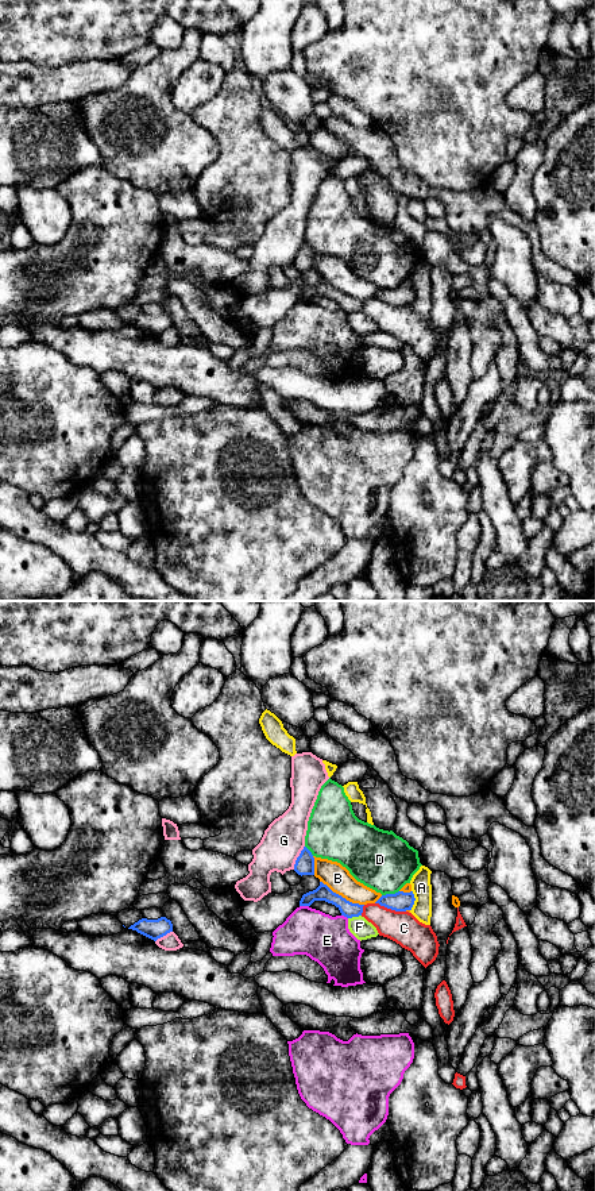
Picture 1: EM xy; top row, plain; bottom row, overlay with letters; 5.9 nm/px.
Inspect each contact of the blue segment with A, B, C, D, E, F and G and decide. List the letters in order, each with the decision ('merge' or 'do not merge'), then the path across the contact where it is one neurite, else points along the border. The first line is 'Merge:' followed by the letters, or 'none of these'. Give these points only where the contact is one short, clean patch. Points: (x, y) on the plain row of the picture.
Merge: none of these
A: do not merge | along xy (412, 285), (414, 299), (410, 305)
B: do not merge
C: do not merge
D: do not merge
E: do not merge
F: do not merge | along xy (360, 309), (348, 313)
G: do not merge

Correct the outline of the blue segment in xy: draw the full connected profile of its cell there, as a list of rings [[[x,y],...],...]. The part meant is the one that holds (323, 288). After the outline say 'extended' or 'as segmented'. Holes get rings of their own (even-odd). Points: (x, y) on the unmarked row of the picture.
[[[320,277],[320,281],[302,290],[300,296],[300,301],[310,301],[314,296],[325,296],[328,298],[335,300],[341,311],[347,313],[359,312],[363,308],[363,301],[359,298],[352,298],[343,293],[341,290],[333,288],[327,280]]]; as segmented

